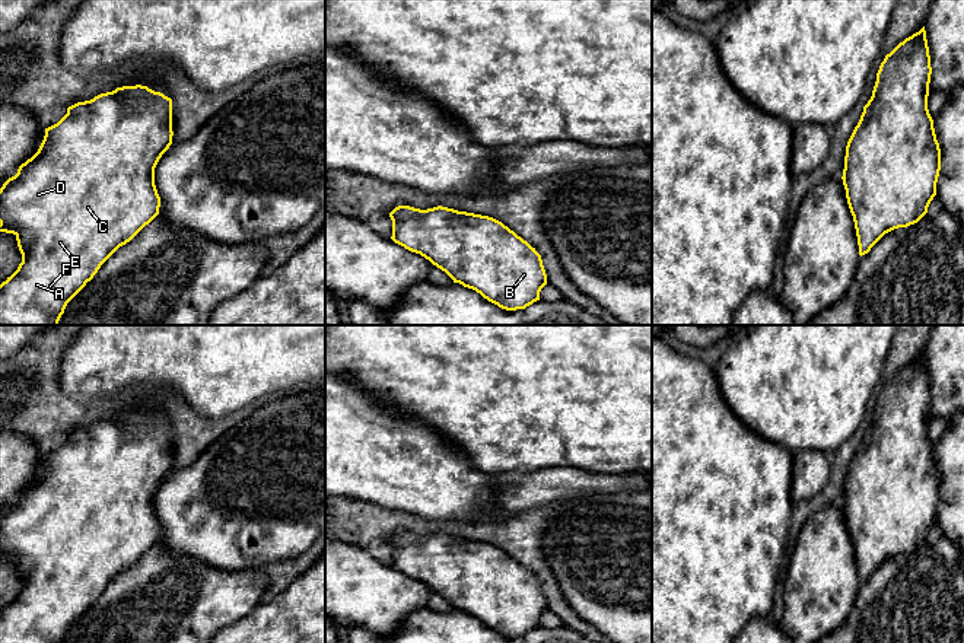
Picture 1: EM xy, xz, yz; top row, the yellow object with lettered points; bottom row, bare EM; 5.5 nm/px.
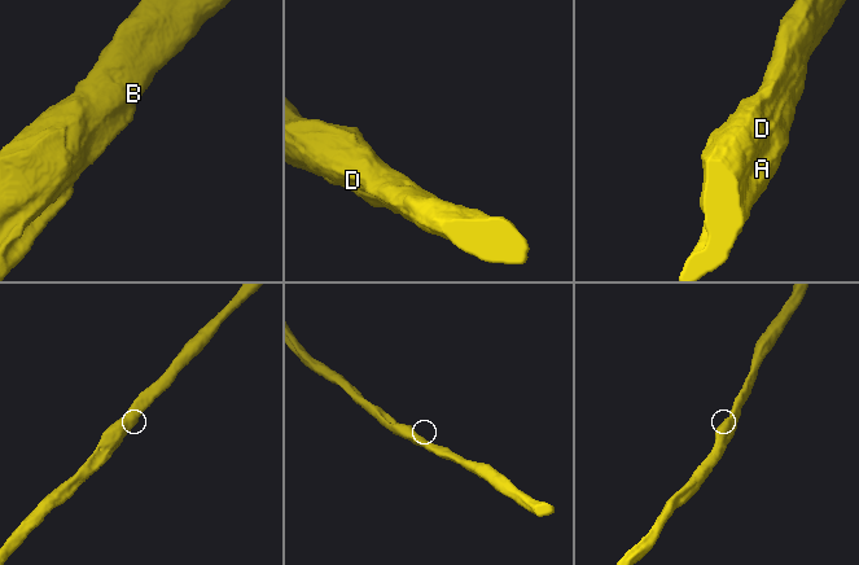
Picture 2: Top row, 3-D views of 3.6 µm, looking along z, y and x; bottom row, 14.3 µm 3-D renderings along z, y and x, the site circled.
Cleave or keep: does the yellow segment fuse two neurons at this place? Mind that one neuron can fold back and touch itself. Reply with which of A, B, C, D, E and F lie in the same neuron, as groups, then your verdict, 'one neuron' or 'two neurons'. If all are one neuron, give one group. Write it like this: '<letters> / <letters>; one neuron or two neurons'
A B C D E F; one neuron

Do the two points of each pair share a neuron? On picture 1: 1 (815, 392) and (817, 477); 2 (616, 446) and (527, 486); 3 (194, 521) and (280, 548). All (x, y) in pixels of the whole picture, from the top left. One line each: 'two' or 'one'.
1: two
2: two
3: one

